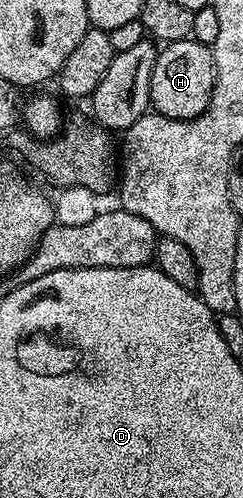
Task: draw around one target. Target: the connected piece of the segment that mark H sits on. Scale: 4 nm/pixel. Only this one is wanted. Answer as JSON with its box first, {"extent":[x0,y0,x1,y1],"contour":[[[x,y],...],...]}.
{"extent":[150,37,216,122],"contour":[[[189,37],[175,42],[167,42],[158,51],[158,59],[152,68],[152,80],[150,81],[150,104],[153,113],[163,114],[165,118],[171,118],[174,122],[192,120],[200,116],[208,108],[212,100],[212,92],[216,84],[216,64],[214,63],[213,49],[200,44],[194,37]]]}

